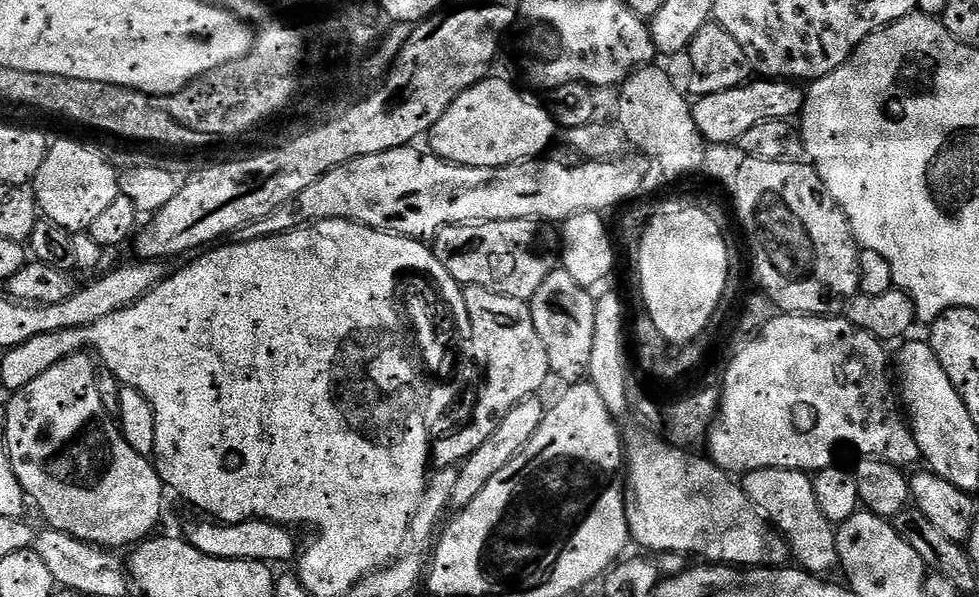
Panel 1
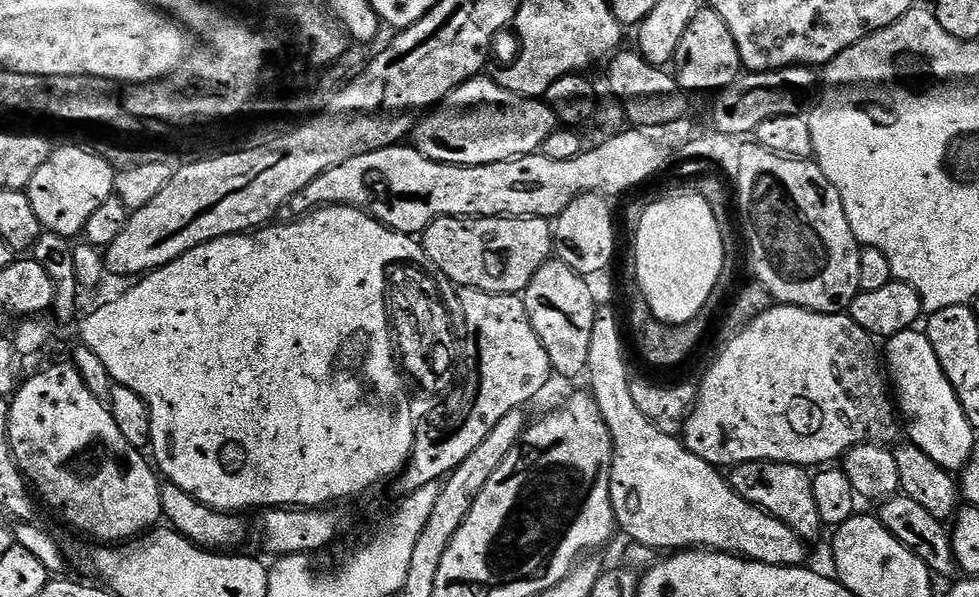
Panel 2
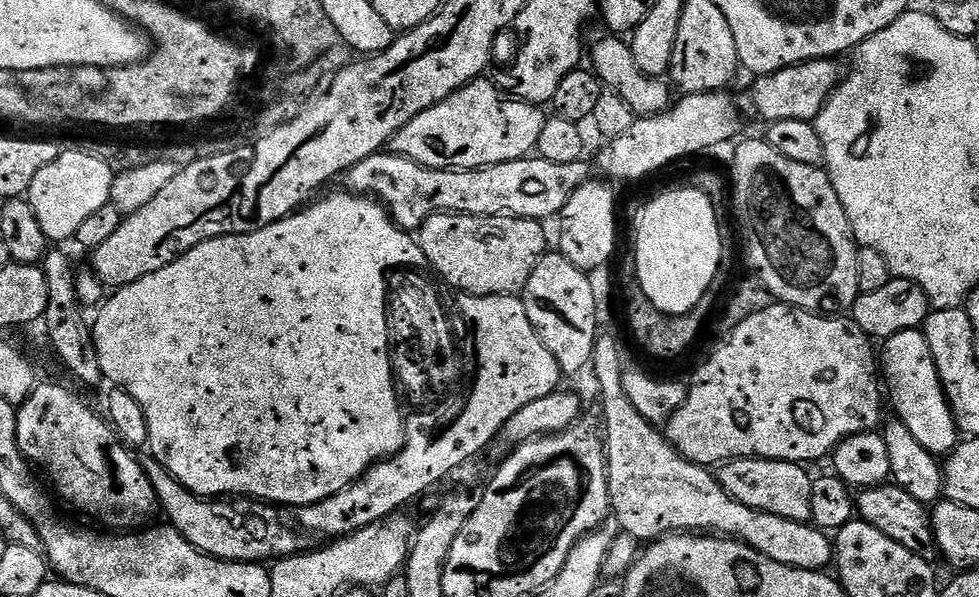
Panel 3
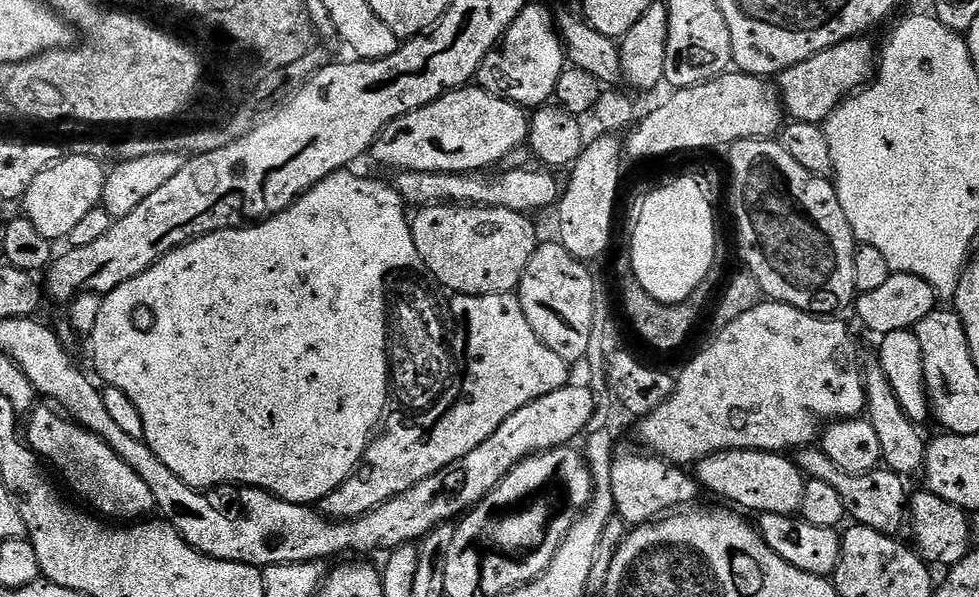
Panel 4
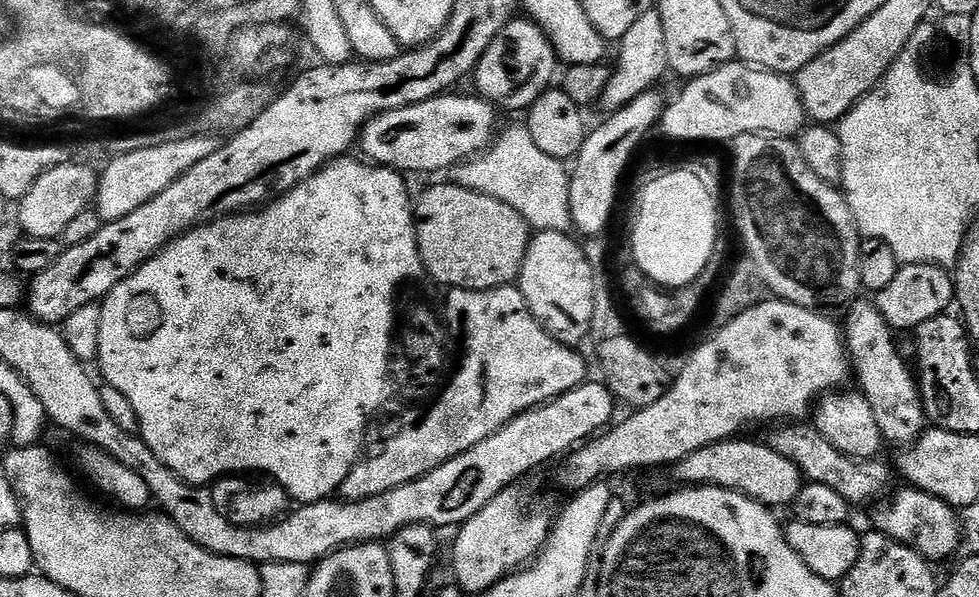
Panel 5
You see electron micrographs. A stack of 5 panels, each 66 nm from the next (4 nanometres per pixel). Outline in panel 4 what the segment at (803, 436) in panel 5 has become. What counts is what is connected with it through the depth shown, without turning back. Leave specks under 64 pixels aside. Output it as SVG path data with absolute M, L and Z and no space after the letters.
M820 446L801 448L795 453L794 459L808 480L827 482L838 490L838 494L842 494L848 516L855 523L870 526L870 530L878 530L887 536L900 538L903 537L903 532L905 535L910 524L908 517L910 512L909 481L905 477L899 476L894 469L881 466L864 476L855 476L834 466L834 462L830 462L830 458Z

